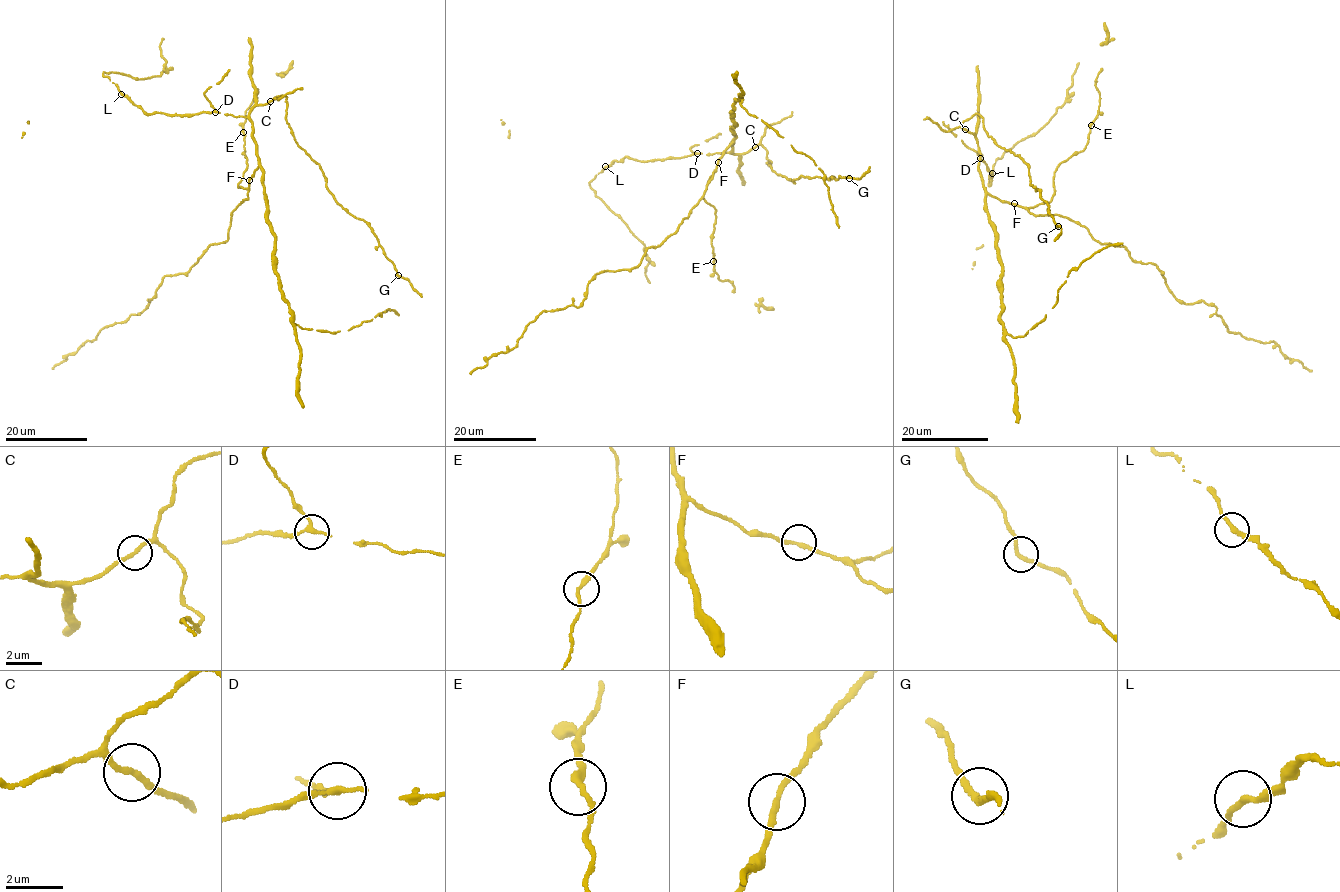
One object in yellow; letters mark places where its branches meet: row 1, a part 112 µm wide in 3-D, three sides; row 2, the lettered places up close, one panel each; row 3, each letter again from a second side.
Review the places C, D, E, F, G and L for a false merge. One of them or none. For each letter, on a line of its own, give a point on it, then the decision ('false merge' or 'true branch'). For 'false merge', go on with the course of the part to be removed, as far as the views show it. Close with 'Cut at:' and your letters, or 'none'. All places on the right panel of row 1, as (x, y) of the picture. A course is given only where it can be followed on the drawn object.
C: (965, 129) | true branch
D: (980, 158) | true branch
E: (1091, 125) | true branch
F: (1014, 203) | true branch
G: (1058, 226) | true branch
L: (992, 173) | true branch
Cut at: none

